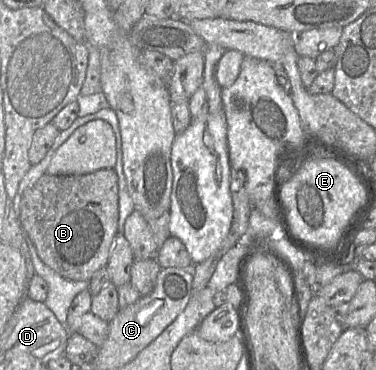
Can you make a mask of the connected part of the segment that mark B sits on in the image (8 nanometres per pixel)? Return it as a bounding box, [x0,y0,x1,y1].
[19,169,118,281]

